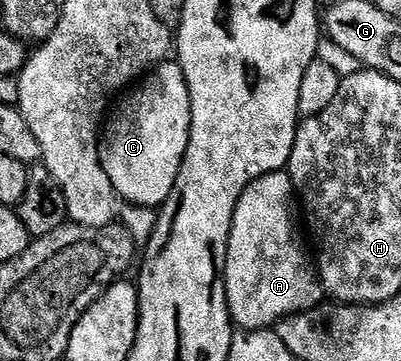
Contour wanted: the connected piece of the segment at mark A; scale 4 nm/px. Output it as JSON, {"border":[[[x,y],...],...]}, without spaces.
{"border":[[[282,171],[279,173],[268,173],[259,179],[255,179],[243,192],[239,203],[235,207],[235,215],[231,223],[229,231],[229,242],[223,246],[223,253],[225,253],[225,261],[223,257],[223,289],[225,285],[224,304],[229,310],[229,315],[232,324],[241,331],[269,331],[278,323],[285,320],[286,317],[292,317],[295,313],[303,313],[307,309],[316,309],[322,304],[323,290],[320,280],[317,276],[316,268],[305,257],[301,257],[301,253],[297,250],[297,245],[293,242],[293,205],[295,209],[295,190],[293,181],[289,178],[288,172]]]}

